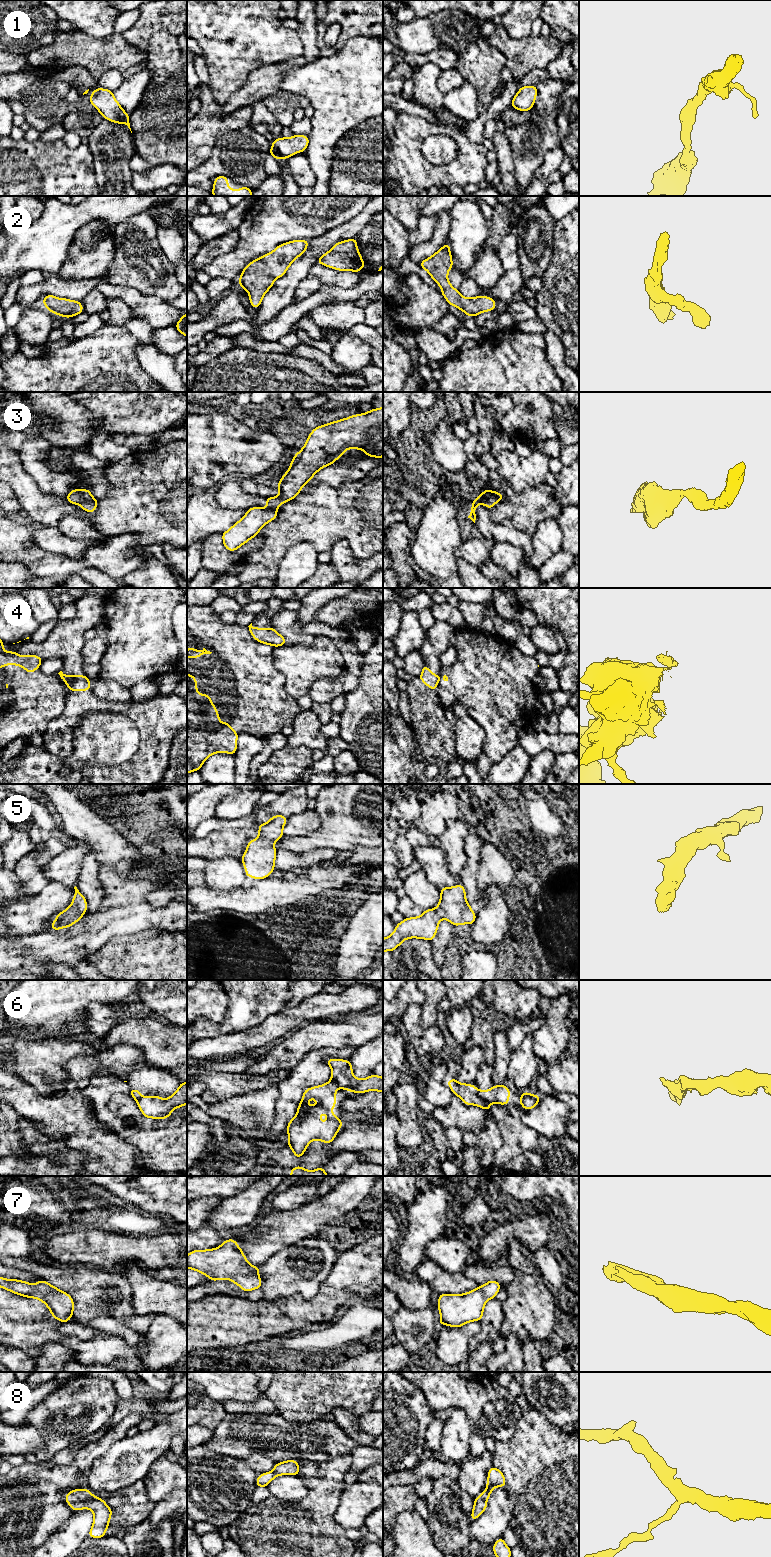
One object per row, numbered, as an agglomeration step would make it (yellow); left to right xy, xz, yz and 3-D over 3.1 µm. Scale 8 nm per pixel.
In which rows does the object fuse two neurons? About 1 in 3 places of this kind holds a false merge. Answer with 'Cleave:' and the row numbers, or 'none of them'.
Cleave: 4, 6

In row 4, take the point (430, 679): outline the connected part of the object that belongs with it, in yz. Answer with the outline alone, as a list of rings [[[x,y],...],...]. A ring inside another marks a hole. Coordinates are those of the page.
[[[424,664],[422,667],[422,673],[418,677],[427,687],[436,692],[439,675],[435,675],[430,669]]]

